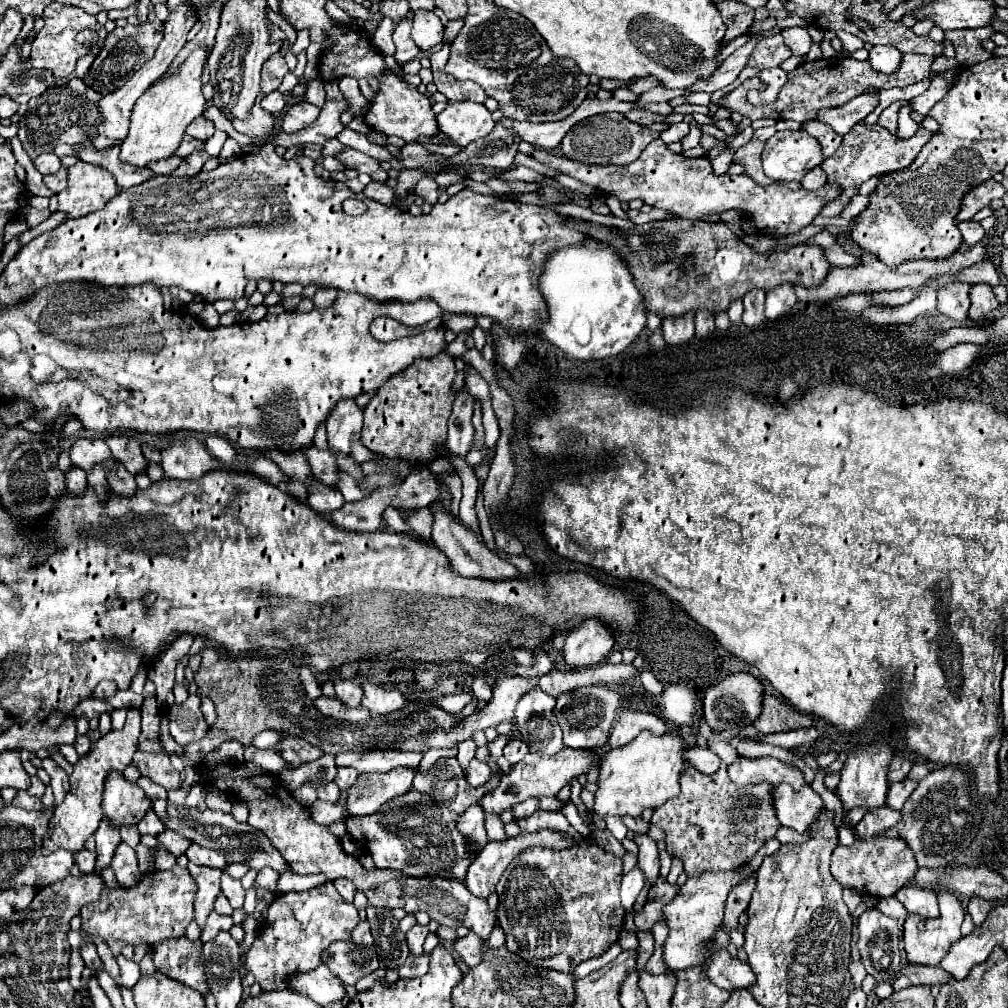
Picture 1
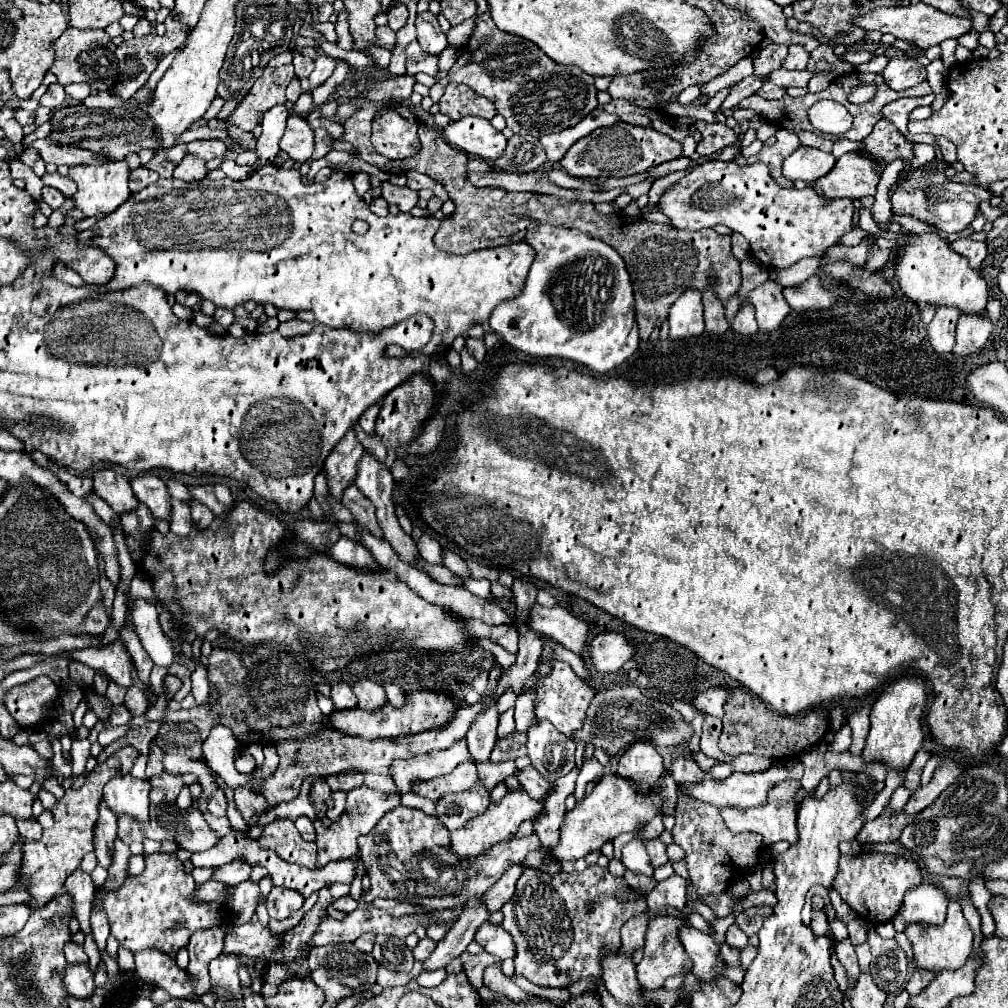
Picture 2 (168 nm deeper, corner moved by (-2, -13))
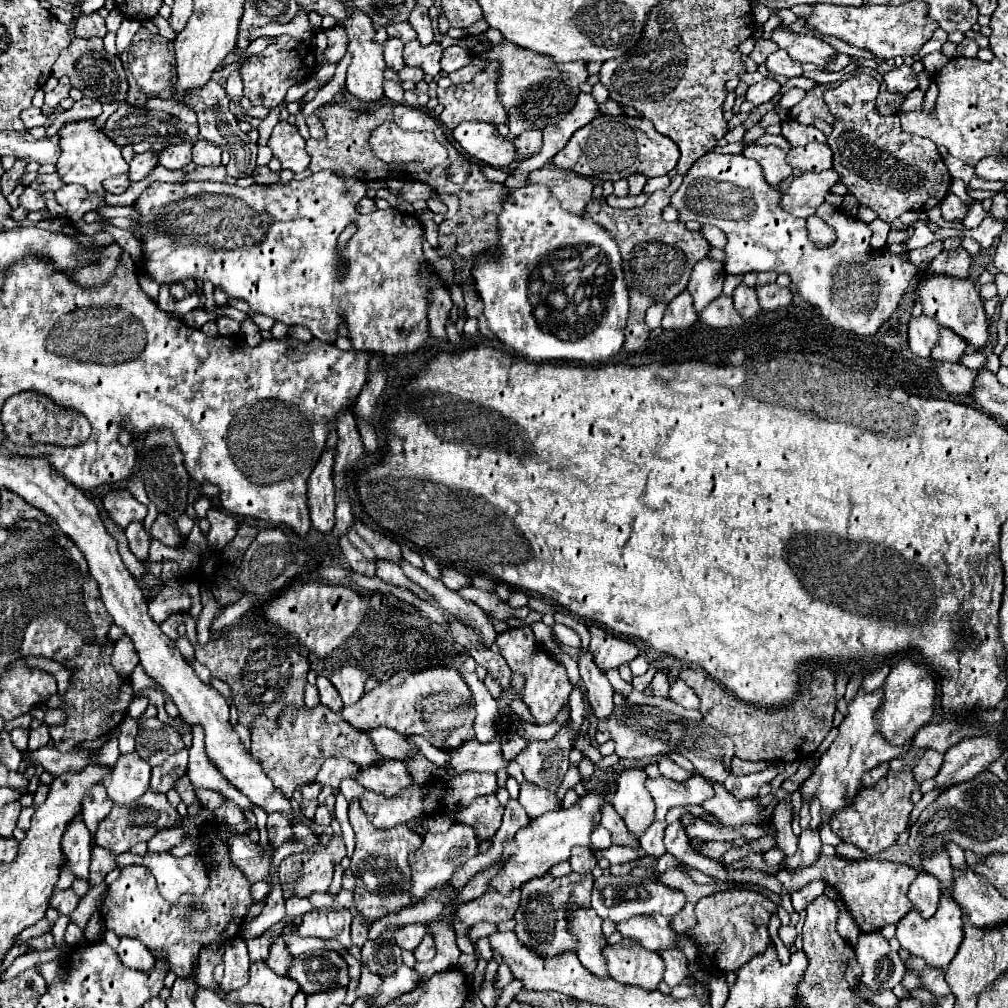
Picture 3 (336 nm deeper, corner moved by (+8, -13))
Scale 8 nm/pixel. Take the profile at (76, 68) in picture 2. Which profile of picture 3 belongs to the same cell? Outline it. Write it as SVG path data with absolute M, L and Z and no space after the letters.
M74 37L70 47L64 49L58 57L58 61L54 63L52 75L56 79L60 77L68 77L70 83L80 89L86 97L96 99L100 103L118 103L126 99L128 93L128 81L126 81L126 73L122 67L122 61L116 55L106 53L102 41L98 37L90 37L90 39L82 39L82 37Z

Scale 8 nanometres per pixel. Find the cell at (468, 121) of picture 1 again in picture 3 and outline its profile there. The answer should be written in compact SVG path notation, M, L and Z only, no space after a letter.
M476 121L462 123L462 125L458 125L458 129L454 129L454 139L472 157L476 157L496 169L504 169L516 161L514 145L506 137L502 137L494 129L494 125L476 123Z

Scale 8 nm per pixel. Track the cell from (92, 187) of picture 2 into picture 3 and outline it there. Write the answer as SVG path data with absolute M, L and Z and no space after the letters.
M127 100L118 103L105 103L102 105L102 114L92 121L80 119L64 123L64 127L58 131L60 137L60 157L56 161L56 173L64 183L80 183L88 189L88 193L104 195L102 181L108 177L124 175L128 173L128 163L120 155L120 147L104 135L104 121L118 109L119 106L127 104Z

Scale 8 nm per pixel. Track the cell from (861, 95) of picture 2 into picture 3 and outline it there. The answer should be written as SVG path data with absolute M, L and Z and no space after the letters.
M860 73L824 93L834 115L828 145L834 151L834 169L850 195L870 207L882 221L892 223L906 211L928 211L938 205L950 187L950 173L930 139L902 131L898 115L880 115L876 109L878 81Z

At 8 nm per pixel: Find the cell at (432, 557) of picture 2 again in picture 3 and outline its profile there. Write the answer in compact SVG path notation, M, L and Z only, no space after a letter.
M444 567L444 569L442 569L442 581L444 581L452 591L458 591L458 589L462 589L462 587L472 585L472 579L470 579L468 575L464 575L464 573L460 573L460 571L454 571L454 569L450 569L450 567Z

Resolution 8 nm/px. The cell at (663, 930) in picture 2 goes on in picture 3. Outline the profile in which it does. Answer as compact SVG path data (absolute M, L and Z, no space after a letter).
M624 939L616 945L606 945L602 955L608 965L608 975L614 981L650 991L658 989L664 973L664 963L658 953Z

